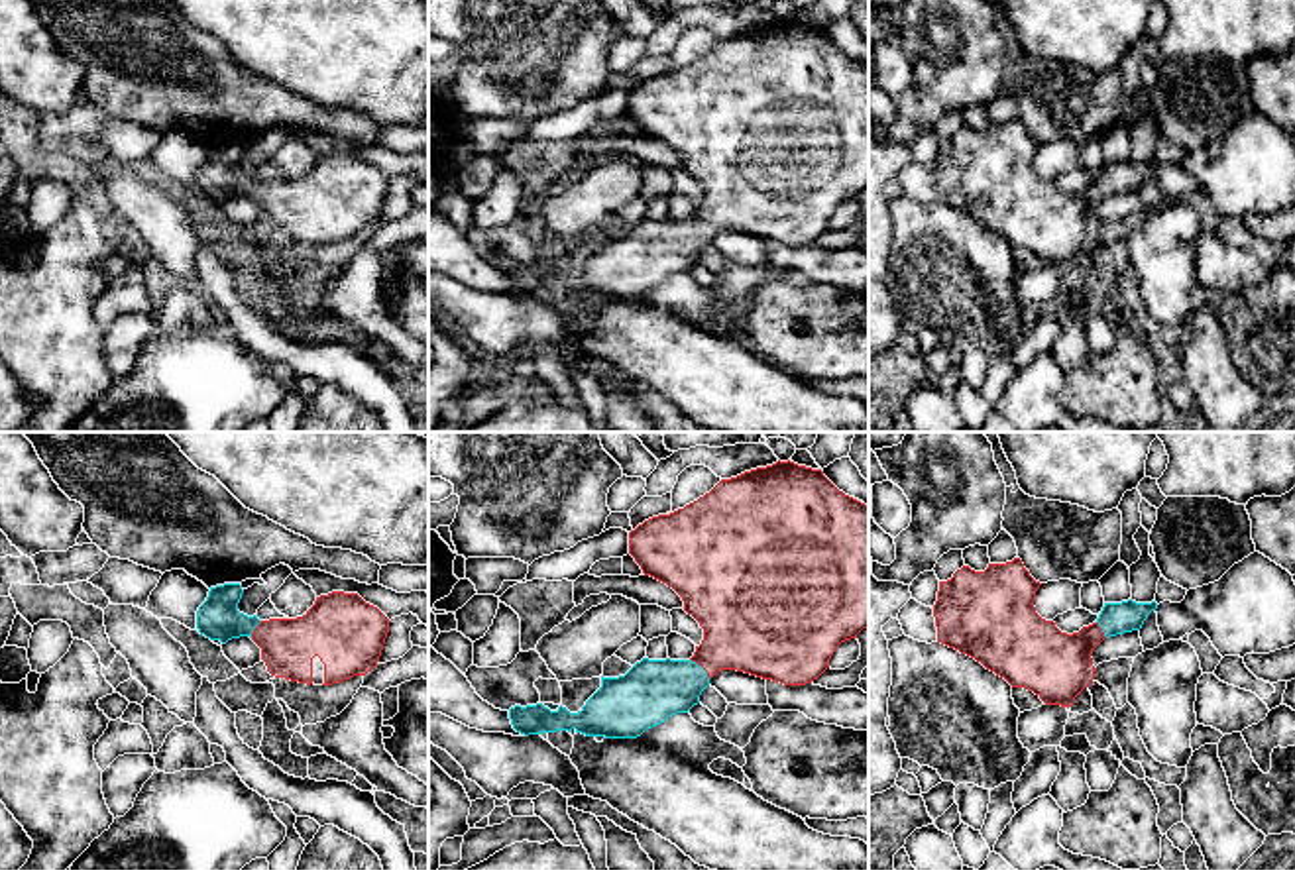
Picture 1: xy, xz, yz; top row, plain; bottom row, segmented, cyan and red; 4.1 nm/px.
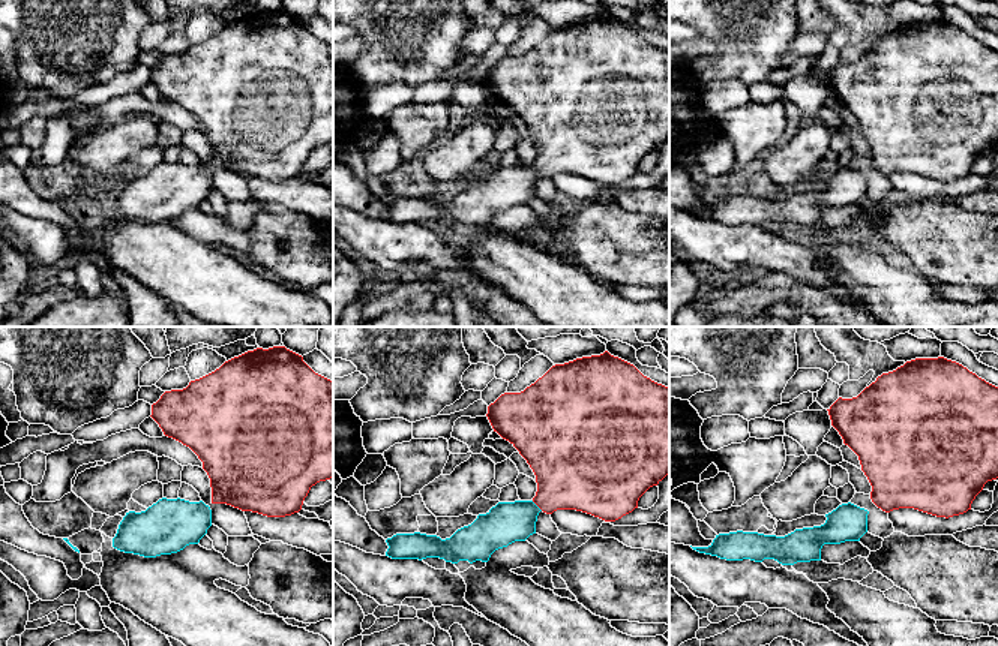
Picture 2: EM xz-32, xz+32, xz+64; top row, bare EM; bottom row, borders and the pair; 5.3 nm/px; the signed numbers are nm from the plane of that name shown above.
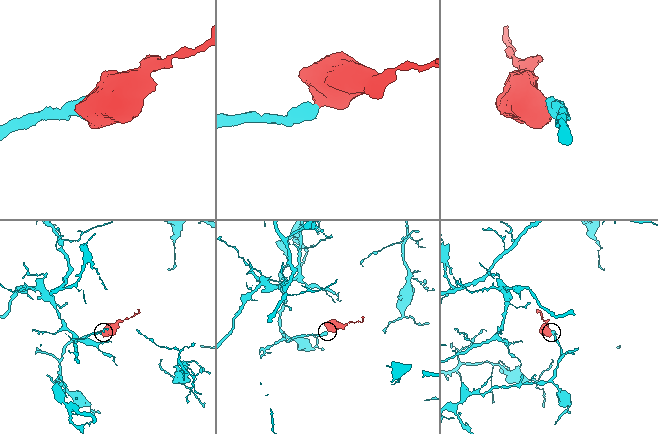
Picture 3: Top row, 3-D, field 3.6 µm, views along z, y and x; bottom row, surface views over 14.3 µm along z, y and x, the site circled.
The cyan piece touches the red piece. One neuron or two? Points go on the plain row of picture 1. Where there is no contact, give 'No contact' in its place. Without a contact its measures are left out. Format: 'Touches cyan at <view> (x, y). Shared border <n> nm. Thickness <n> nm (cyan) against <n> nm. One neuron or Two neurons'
Touches cyan at xz (702, 228). Shared border 120 nm. Thickness 260 nm (cyan) against 360 nm. One neuron

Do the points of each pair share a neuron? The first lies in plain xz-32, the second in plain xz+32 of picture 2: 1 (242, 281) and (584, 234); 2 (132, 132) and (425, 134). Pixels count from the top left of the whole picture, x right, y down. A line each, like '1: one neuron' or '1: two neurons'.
1: two neurons
2: two neurons

